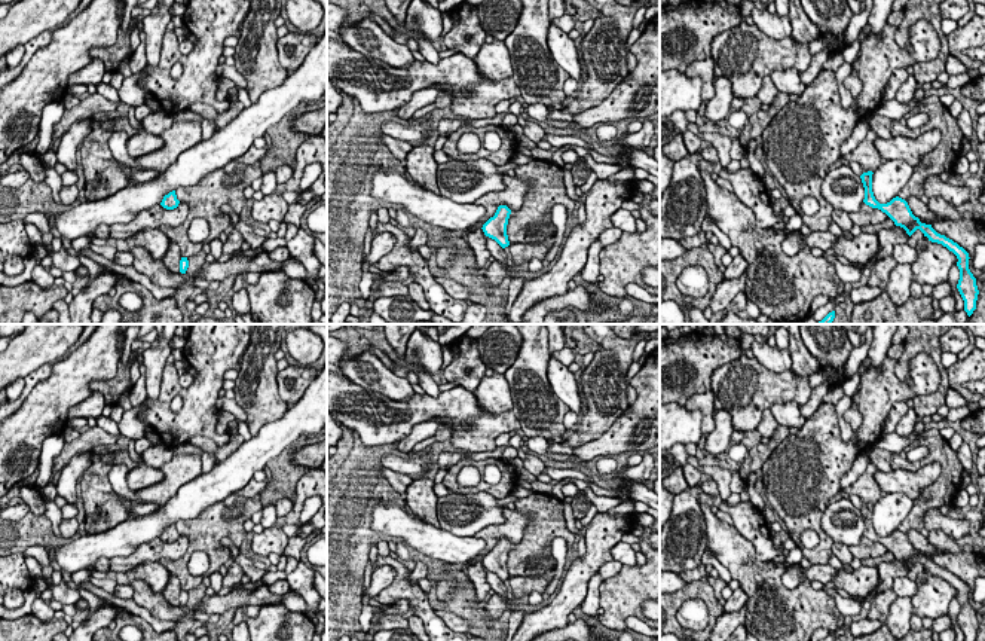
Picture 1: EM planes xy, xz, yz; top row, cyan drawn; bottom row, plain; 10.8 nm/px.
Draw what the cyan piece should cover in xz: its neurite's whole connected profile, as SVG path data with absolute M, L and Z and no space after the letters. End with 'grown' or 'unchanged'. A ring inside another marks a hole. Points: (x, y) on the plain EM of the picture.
M499 538L495 549L490 550L481 561L484 568L495 573L502 582L510 579L507 568L510 547L511 543L507 538Z; unchanged

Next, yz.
M869 463L866 466L866 470L859 476L859 479L853 482L847 489L844 489L847 497L857 495L865 504L860 509L865 521L863 535L872 541L878 541L882 546L885 546L894 555L894 558L903 561L909 570L917 562L920 562L924 567L924 570L929 571L929 574L942 577L949 584L952 584L958 592L957 599L960 602L960 613L957 622L964 634L964 641L976 641L979 623L976 619L976 611L969 602L969 586L952 573L937 567L932 561L932 558L921 556L920 552L912 547L905 532L896 529L887 537L880 537L875 532L872 525L872 507L882 495L875 480L877 471L877 466Z; grown

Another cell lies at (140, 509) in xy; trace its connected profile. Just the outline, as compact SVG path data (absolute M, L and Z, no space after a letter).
M138 503L128 506L131 518L155 513L159 509L159 504L155 503Z

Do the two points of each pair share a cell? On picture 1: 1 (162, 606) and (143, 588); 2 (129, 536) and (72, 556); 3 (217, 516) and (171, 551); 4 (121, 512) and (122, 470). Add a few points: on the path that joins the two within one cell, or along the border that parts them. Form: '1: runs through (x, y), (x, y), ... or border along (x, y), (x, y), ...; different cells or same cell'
1: runs through (158, 604), (146, 592); same cell
2: runs through (115, 542), (86, 549); same cell
3: border along (186, 536), (186, 551), (179, 558), (165, 559); different cells
4: border along (124, 463), (109, 473), (118, 495); different cells

